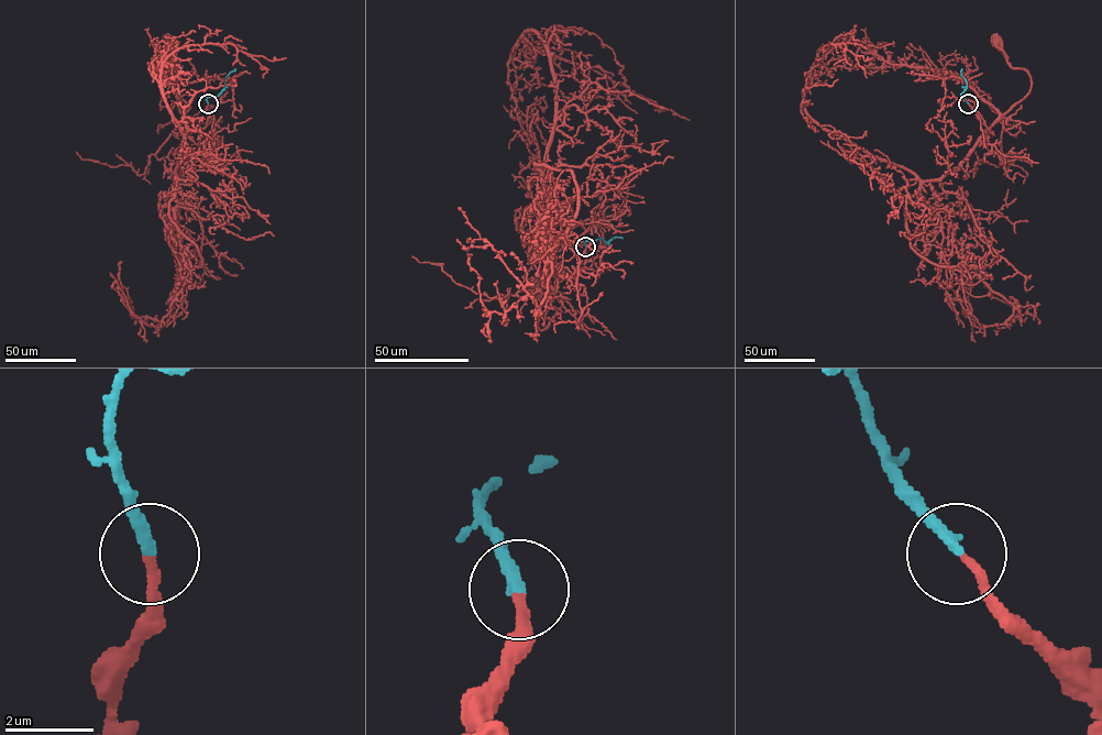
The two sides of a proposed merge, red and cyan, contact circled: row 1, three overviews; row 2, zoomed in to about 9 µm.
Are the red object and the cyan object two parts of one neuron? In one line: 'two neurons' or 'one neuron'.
one neuron

